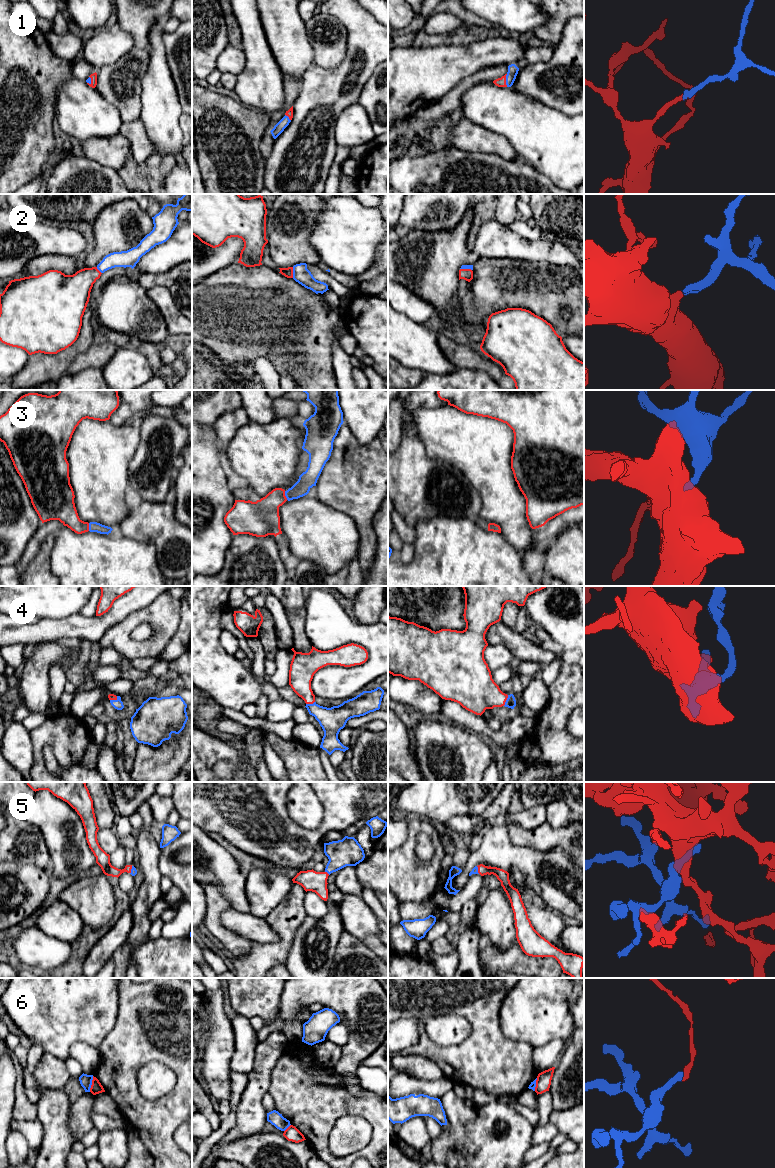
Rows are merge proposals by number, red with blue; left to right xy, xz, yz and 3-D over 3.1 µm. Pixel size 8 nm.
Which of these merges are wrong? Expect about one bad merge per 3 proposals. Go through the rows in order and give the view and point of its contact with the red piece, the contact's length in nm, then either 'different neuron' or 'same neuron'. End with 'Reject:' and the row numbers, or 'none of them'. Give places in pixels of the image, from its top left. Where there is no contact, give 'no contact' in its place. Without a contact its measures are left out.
1: meets red in yz at (505, 80); contact 100 nm long; same neuron
2: meets red in xz at (292, 272); contact 90 nm long; same neuron
3: meets red in xz at (284, 495); contact 80 nm long; same neuron
4: meets red in yz at (506, 699); contact 100 nm long; same neuron
5: meets red in xz at (326, 872); contact 50 nm long; same neuron
6: meets red in xy at (92, 1084); contact 130 nm long; different neuron
Reject: 6

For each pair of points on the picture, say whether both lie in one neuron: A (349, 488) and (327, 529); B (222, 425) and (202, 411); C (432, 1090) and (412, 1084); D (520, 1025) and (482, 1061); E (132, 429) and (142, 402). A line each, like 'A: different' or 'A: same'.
A: different
B: different
C: same
D: different
E: different

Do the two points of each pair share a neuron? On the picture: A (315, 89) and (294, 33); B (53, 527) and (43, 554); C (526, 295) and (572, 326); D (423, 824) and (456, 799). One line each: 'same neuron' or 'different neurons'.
A: different neurons
B: different neurons
C: same neuron
D: different neurons

